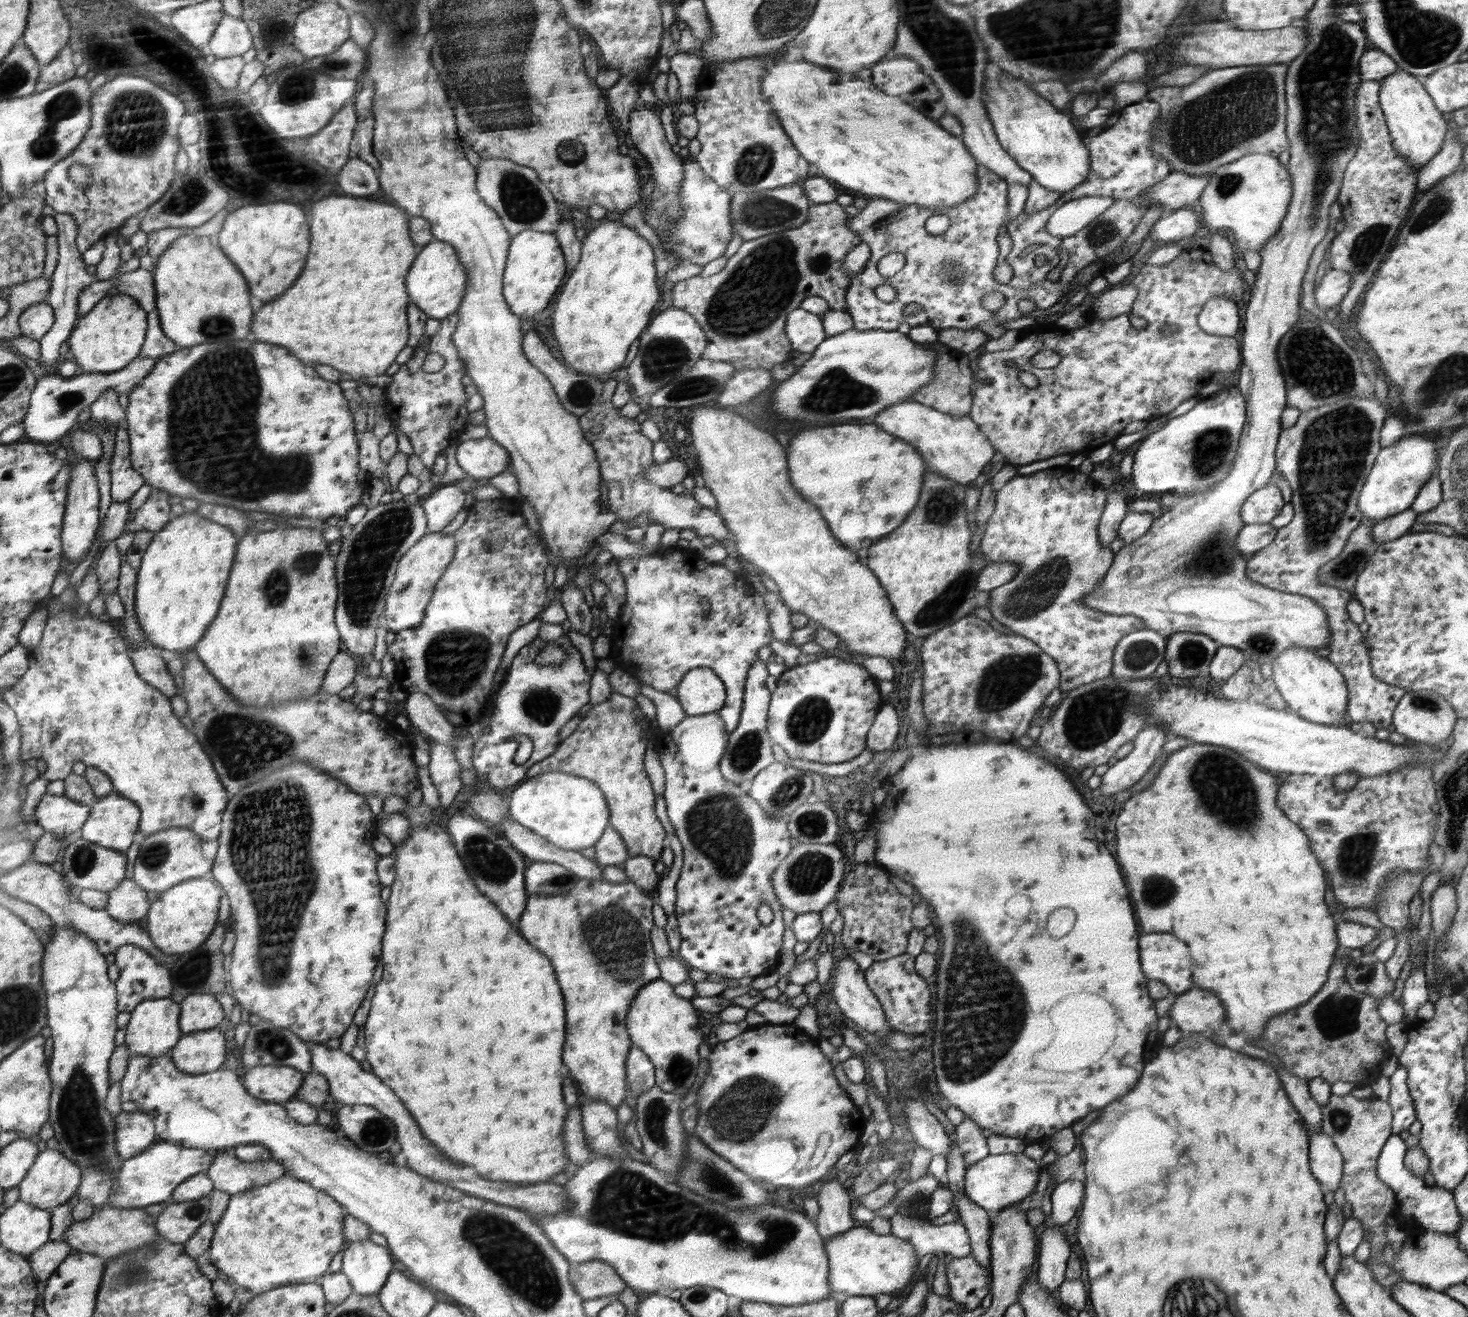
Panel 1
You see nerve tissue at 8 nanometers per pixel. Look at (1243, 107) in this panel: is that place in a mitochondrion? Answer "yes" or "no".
yes

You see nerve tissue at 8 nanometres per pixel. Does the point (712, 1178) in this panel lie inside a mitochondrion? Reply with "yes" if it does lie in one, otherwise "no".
yes

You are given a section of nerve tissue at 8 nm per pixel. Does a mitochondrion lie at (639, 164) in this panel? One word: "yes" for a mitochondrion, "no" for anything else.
no

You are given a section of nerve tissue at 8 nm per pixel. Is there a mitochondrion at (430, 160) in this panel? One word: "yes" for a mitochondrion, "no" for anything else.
no

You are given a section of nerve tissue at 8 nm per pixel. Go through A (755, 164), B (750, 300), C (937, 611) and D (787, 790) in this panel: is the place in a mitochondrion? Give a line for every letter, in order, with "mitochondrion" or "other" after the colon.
A: mitochondrion
B: mitochondrion
C: mitochondrion
D: mitochondrion

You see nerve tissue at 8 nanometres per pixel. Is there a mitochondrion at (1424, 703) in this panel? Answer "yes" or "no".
yes

